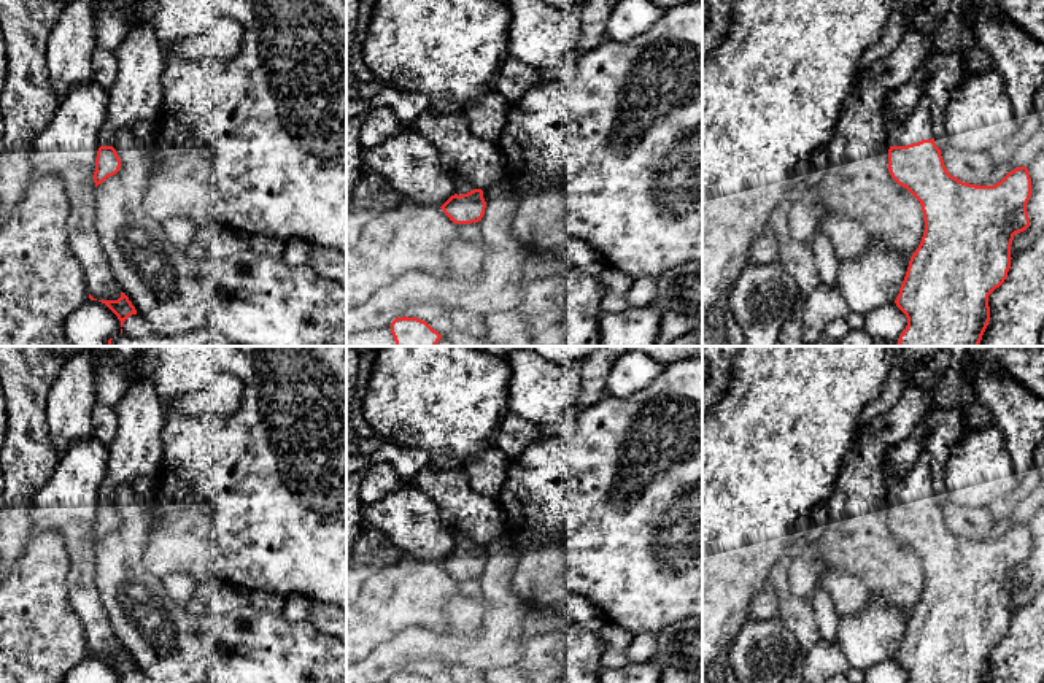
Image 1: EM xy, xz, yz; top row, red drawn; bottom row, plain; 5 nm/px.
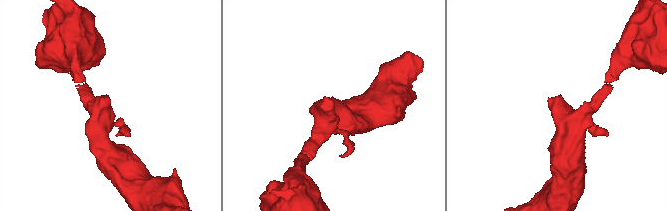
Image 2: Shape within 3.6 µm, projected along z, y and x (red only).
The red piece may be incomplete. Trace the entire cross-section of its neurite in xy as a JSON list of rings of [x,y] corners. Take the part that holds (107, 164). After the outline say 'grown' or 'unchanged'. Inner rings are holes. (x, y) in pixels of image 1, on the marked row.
[[[230,17],[218,19],[205,33],[176,37],[170,44],[160,43],[146,22],[130,29],[114,51],[116,81],[108,89],[106,116],[99,132],[95,187],[121,168],[121,159],[113,148],[118,133],[137,122],[157,124],[164,97],[160,76],[167,60],[173,56],[230,60],[240,52],[242,40],[243,27]]]; grown

